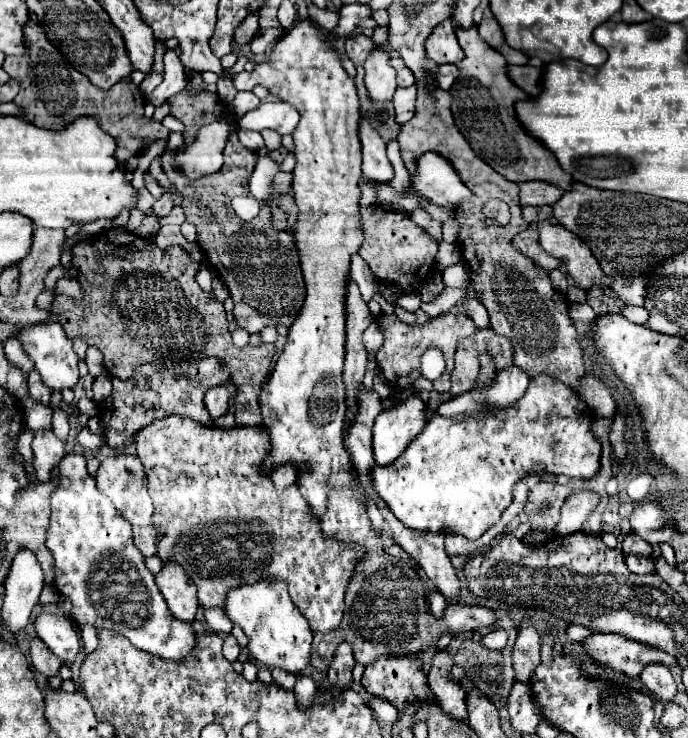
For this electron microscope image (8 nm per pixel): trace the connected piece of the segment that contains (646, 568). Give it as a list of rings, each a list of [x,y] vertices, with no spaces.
[[[636,555],[626,557],[626,565],[628,565],[628,571],[630,571],[630,573],[636,573],[636,575],[650,575],[650,573],[654,571],[652,559],[636,557]]]

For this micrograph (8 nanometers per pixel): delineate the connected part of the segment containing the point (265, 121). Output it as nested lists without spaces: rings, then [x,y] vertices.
[[[270,99],[262,103],[258,109],[248,111],[239,124],[240,129],[248,129],[248,131],[274,129],[276,133],[284,135],[284,133],[294,133],[298,121],[300,115],[296,109],[292,109],[292,105],[278,99]]]

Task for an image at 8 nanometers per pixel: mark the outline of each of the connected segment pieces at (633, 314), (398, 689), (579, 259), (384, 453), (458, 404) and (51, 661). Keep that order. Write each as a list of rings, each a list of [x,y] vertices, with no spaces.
[[[622,307],[622,315],[634,323],[648,323],[646,319],[650,317],[650,313],[644,307]]]
[[[378,659],[366,665],[362,685],[368,693],[392,701],[404,709],[412,699],[426,699],[426,677],[420,673],[418,659]]]
[[[538,221],[538,241],[546,253],[562,261],[566,273],[580,289],[590,289],[604,281],[604,273],[588,245],[560,223]]]
[[[412,395],[404,403],[398,403],[394,409],[382,411],[376,417],[372,437],[376,465],[392,465],[416,439],[416,435],[426,425],[422,411],[424,401],[418,395]]]
[[[512,365],[508,369],[498,371],[488,385],[474,387],[472,391],[442,403],[434,413],[444,417],[454,417],[460,413],[474,413],[484,409],[506,409],[524,395],[528,381],[530,381],[528,375],[520,367]]]
[[[34,637],[30,643],[30,659],[34,669],[44,677],[56,675],[62,665],[62,661],[48,649],[48,645],[44,645],[44,641],[40,641],[40,637]]]

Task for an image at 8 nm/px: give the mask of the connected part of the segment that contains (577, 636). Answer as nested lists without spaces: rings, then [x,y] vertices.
[[[568,625],[566,627],[566,637],[570,639],[570,641],[584,641],[588,635],[590,635],[592,631],[590,629],[586,629],[586,627],[582,627],[582,625]]]

